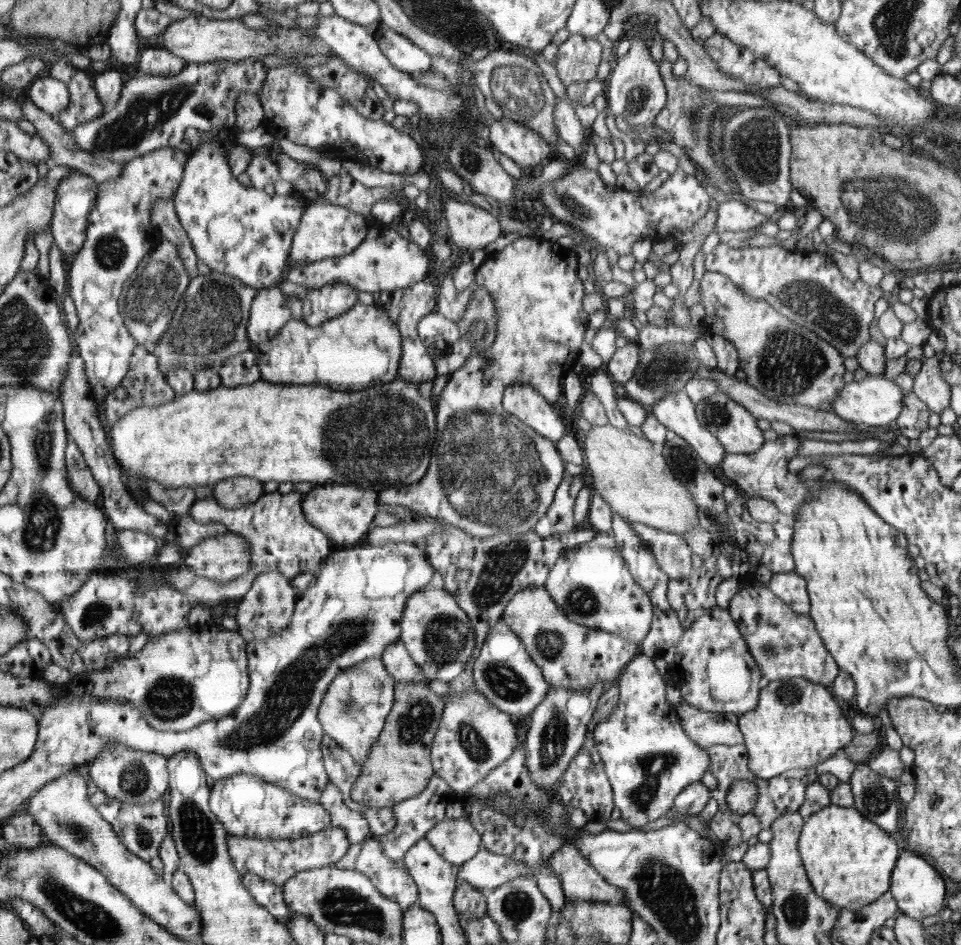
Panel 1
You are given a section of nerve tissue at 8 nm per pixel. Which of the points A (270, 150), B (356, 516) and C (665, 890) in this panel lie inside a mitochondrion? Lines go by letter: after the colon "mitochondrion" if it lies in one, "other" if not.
A: other
B: other
C: mitochondrion

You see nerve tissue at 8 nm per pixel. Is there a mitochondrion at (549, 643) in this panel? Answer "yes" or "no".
yes

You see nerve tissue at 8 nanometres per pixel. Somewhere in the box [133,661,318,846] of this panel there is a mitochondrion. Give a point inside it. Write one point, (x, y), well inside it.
(169, 698)

